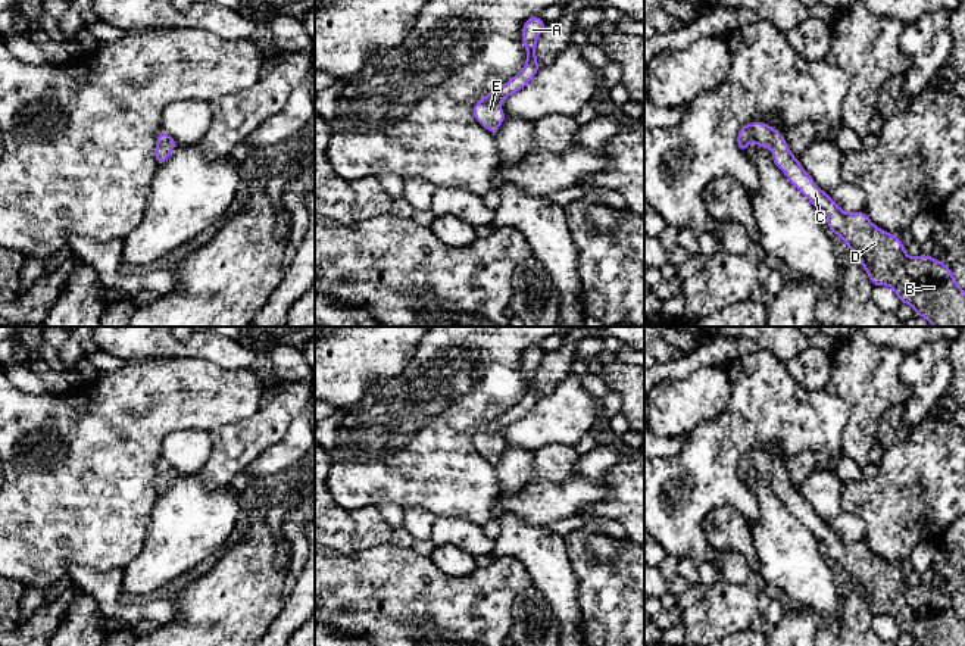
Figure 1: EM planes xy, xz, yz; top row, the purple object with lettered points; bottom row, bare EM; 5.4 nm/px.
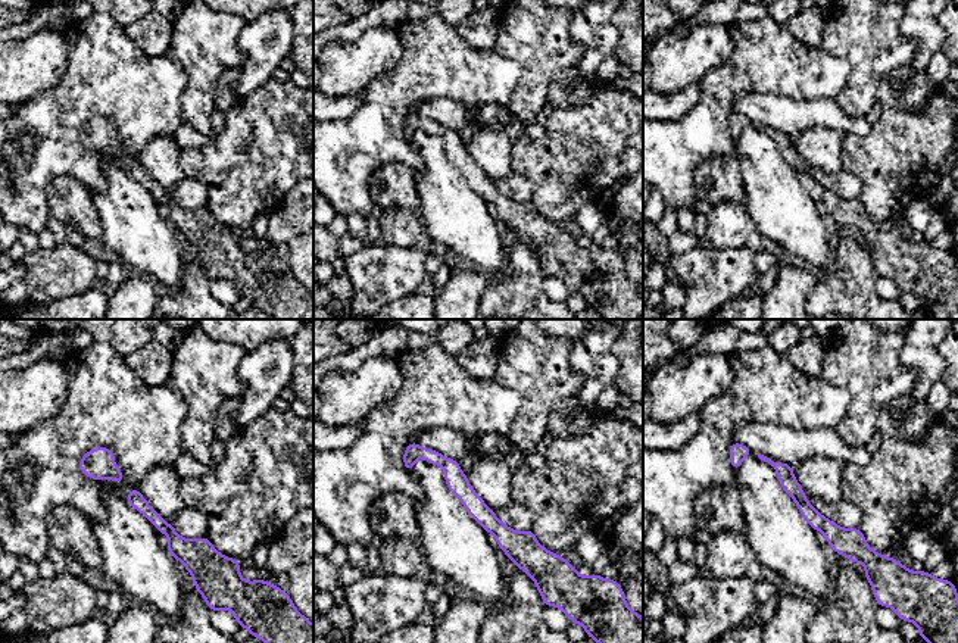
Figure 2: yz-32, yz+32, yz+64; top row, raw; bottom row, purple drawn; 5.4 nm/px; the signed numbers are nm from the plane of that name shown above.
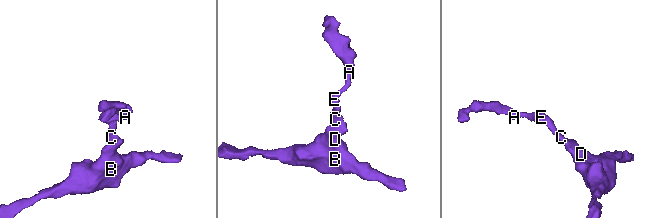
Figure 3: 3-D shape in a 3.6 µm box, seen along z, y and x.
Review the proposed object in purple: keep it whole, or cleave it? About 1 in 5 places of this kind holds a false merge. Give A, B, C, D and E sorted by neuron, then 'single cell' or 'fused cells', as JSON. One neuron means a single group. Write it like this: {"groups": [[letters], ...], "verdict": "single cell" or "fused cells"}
{"groups": [["A", "B", "C", "D", "E"]], "verdict": "single cell"}

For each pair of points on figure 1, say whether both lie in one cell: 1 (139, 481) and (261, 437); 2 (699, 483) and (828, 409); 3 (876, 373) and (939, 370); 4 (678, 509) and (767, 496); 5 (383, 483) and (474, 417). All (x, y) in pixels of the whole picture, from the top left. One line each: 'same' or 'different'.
1: different
2: same
3: different
4: different
5: same

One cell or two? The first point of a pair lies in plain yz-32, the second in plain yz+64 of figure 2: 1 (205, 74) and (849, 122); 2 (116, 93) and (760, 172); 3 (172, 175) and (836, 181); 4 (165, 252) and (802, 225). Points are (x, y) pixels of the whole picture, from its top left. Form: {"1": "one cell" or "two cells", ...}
{"1": "two cells", "2": "two cells", "3": "two cells", "4": "one cell"}

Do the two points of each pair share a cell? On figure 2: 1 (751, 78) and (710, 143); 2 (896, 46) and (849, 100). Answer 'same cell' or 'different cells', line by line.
1: same cell
2: same cell

